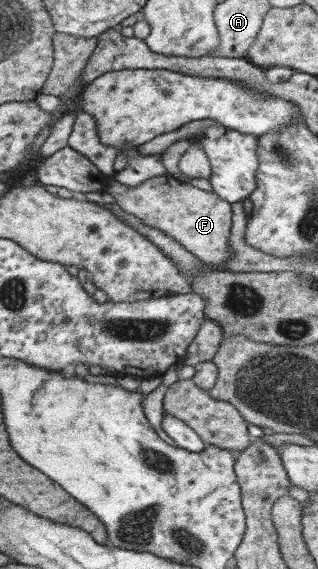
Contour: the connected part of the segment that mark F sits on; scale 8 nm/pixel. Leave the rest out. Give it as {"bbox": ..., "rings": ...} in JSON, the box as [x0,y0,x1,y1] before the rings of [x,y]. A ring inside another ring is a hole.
{"bbox":[107,176,231,266],"rings":[[[158,176],[130,187],[115,177],[110,181],[107,193],[116,199],[126,213],[139,217],[146,225],[163,231],[188,248],[206,264],[219,266],[229,256],[227,237],[231,226],[231,204],[222,201],[215,193],[204,191],[174,176]]]}

